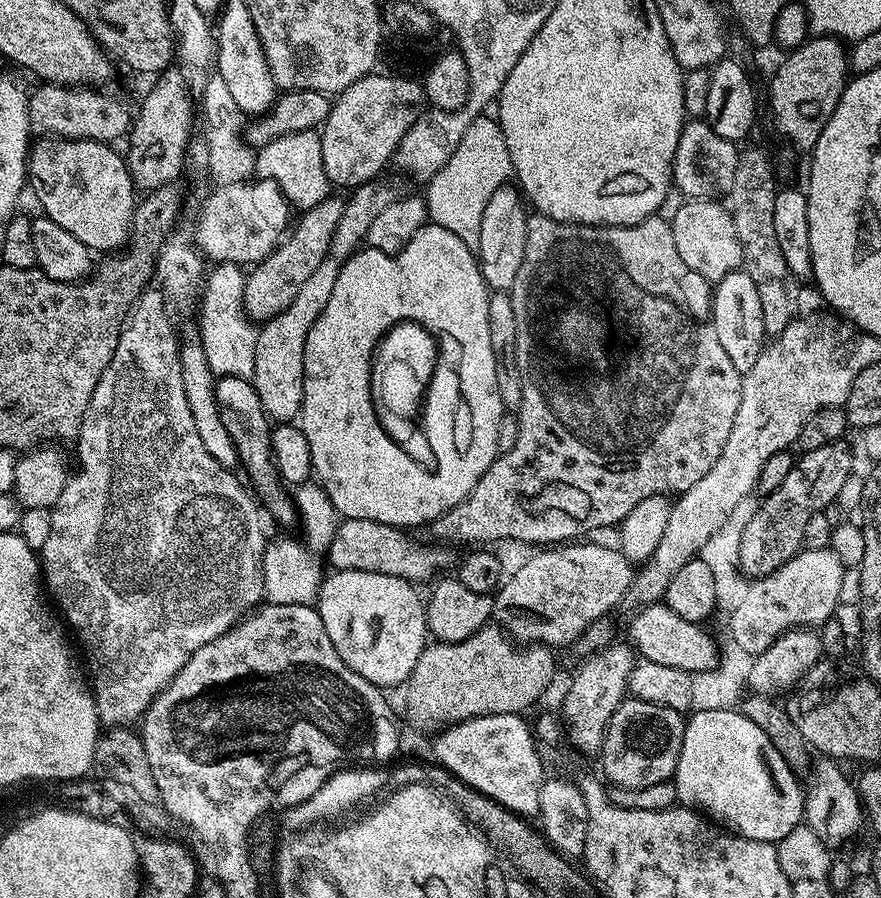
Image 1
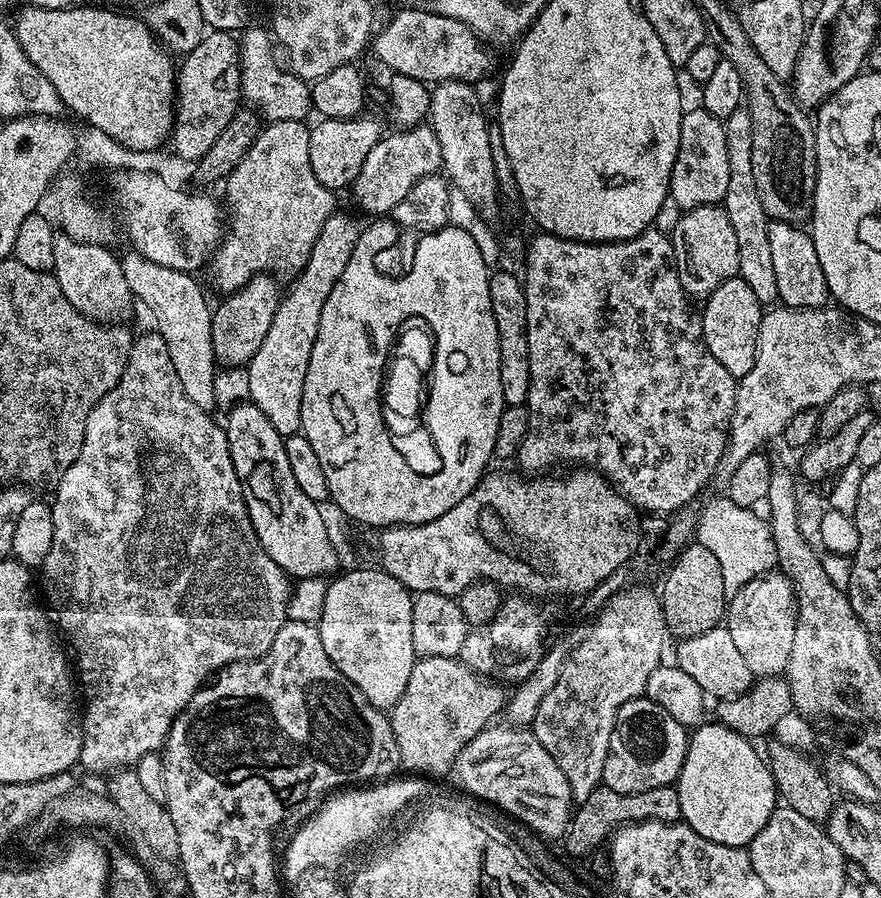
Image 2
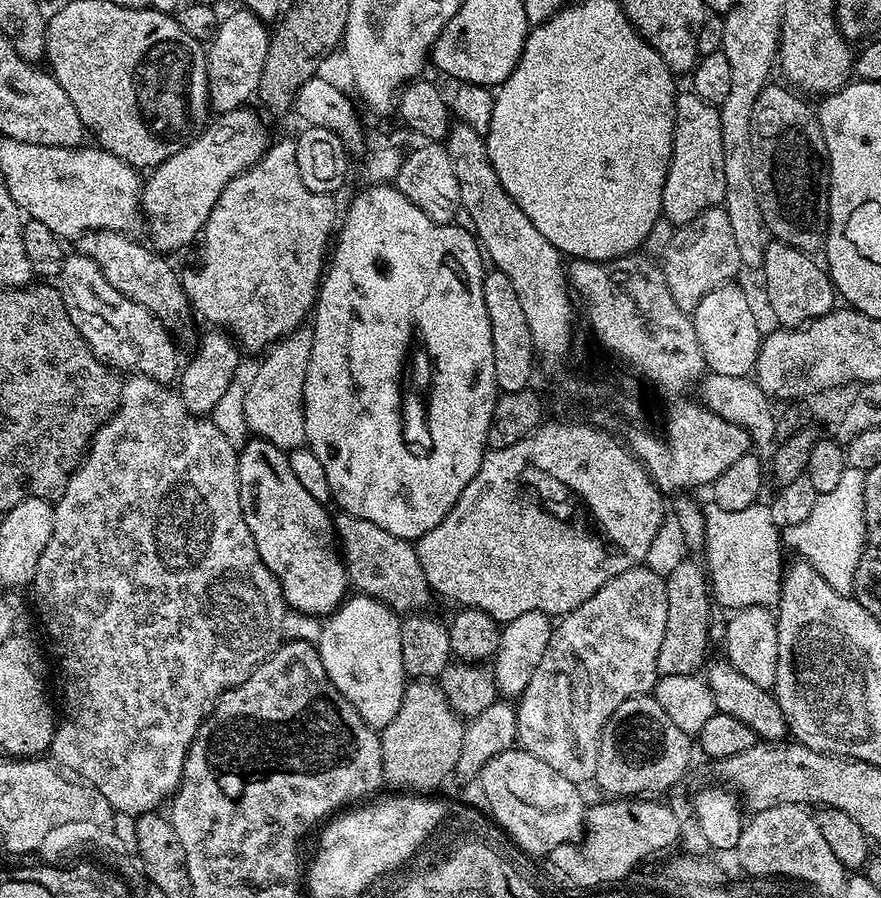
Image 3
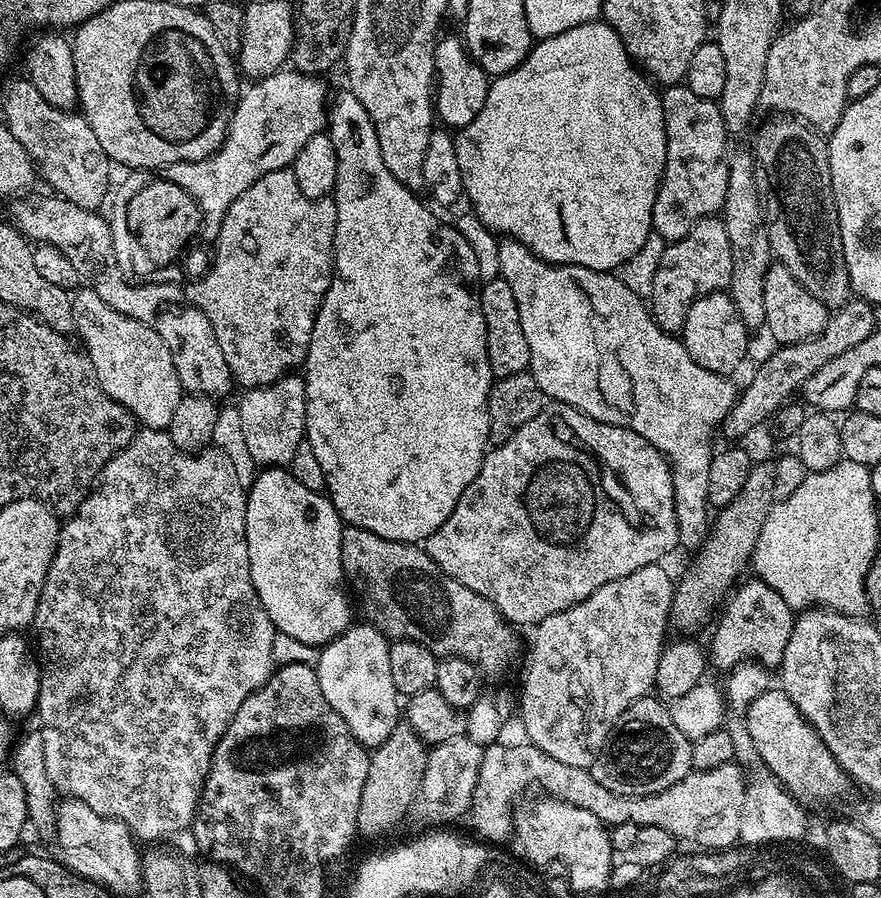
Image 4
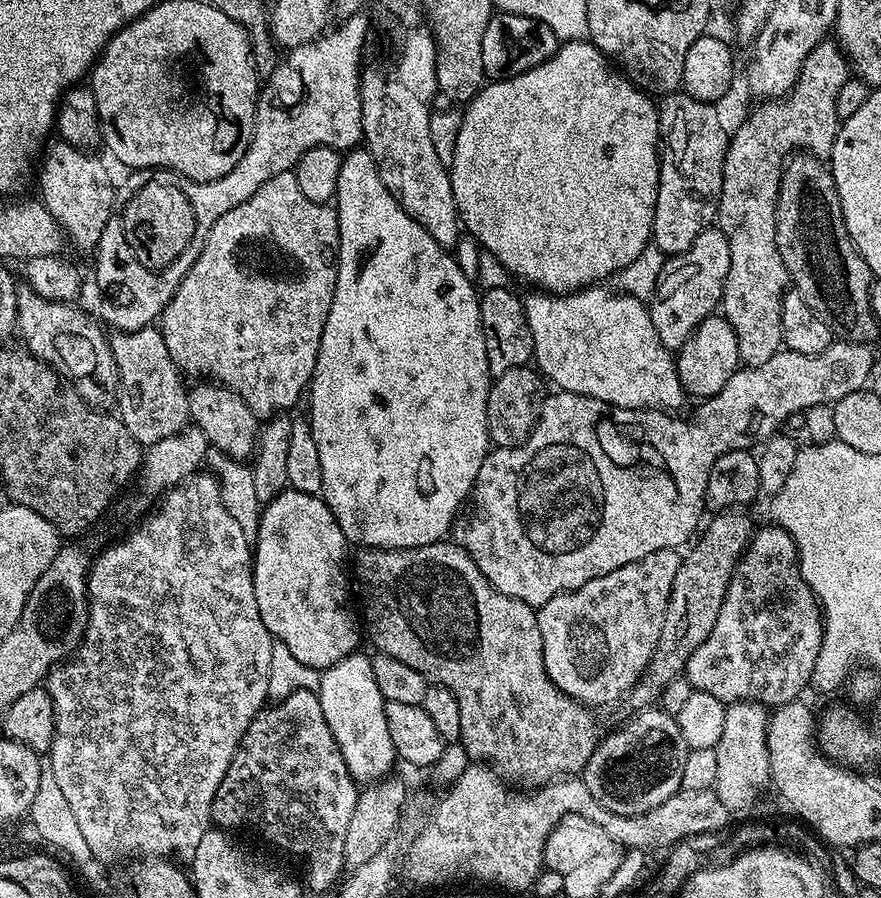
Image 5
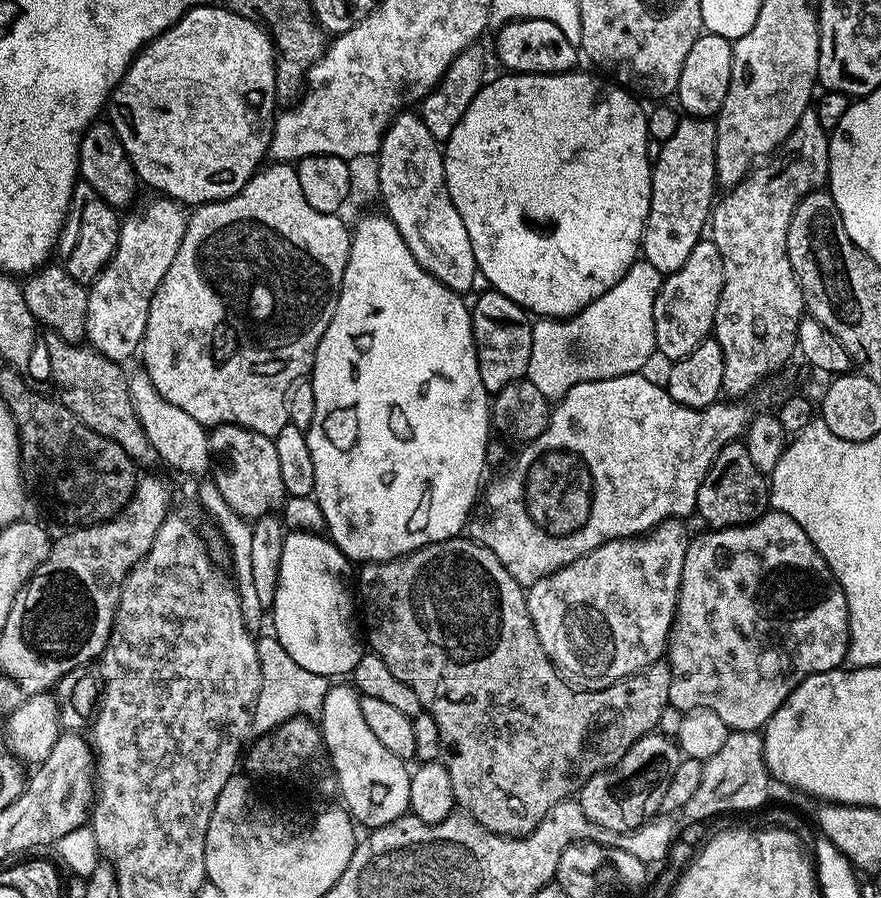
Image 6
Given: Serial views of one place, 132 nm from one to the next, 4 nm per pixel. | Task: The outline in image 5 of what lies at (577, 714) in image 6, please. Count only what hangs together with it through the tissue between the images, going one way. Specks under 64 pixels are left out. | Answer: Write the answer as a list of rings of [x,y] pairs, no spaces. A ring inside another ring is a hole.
[[[744,510],[715,513],[708,529],[706,524],[695,543],[687,549],[688,556],[686,552],[681,559],[678,574],[674,574],[670,598],[666,602],[666,618],[662,622],[662,634],[658,634],[658,646],[654,646],[654,654],[644,675],[637,680],[636,687],[630,692],[633,709],[653,707],[666,686],[670,686],[672,680],[685,675],[690,654],[694,654],[694,650],[698,650],[698,646],[702,646],[702,642],[706,642],[706,638],[714,630],[714,622],[718,622],[718,610],[722,610],[722,602],[726,598],[736,562],[752,542],[754,523],[752,524],[746,513]],[[437,542],[417,548],[360,548],[357,553],[354,584],[355,587],[356,584],[360,587],[358,600],[362,605],[362,624],[366,629],[367,639],[368,636],[372,639],[373,649],[386,653],[390,658],[398,658],[398,662],[406,662],[410,670],[418,670],[418,674],[425,676],[433,685],[450,690],[450,694],[458,698],[458,708],[462,714],[459,743],[464,745],[469,761],[483,762],[491,766],[501,780],[524,790],[535,790],[544,784],[552,783],[553,780],[565,779],[569,774],[583,773],[586,762],[590,762],[590,754],[594,754],[594,750],[600,744],[602,731],[600,732],[599,726],[596,725],[595,718],[588,713],[591,711],[580,701],[563,692],[546,674],[542,630],[538,630],[536,617],[537,609],[518,598],[510,598],[498,591],[484,578],[478,566],[474,566],[470,554],[466,554],[466,550],[455,542]]]

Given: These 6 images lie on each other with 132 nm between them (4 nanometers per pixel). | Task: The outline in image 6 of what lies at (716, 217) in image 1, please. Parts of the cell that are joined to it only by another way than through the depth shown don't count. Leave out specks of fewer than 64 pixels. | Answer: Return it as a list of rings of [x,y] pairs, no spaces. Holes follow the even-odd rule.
[[[702,238],[690,250],[690,258],[676,272],[669,272],[663,277],[660,289],[654,302],[654,338],[656,352],[664,355],[668,362],[686,358],[701,342],[713,335],[714,314],[718,310],[718,298],[722,294],[724,271],[722,270],[722,254],[718,254],[718,246],[714,246],[711,238]]]

